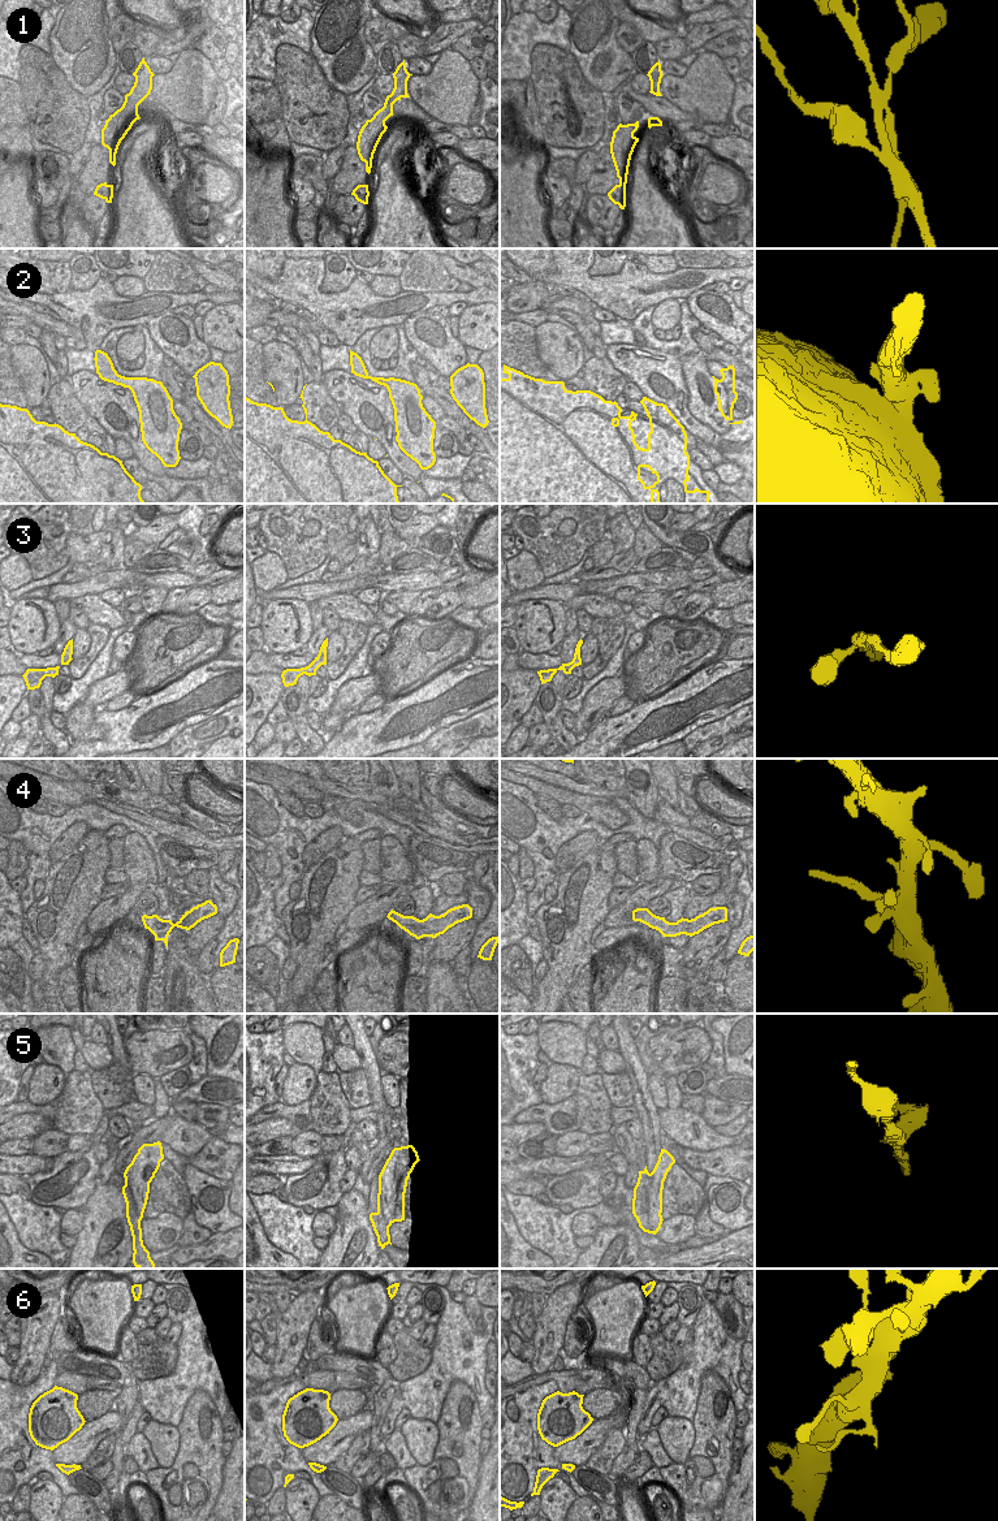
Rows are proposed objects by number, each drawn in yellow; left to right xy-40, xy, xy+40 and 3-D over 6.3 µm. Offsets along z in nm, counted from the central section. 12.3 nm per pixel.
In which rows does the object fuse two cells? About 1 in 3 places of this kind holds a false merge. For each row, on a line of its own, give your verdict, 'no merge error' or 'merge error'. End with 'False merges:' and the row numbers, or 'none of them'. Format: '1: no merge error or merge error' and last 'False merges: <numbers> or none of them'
1: merge error
2: merge error
3: no merge error
4: no merge error
5: merge error
6: no merge error
False merges: 1, 2, 5

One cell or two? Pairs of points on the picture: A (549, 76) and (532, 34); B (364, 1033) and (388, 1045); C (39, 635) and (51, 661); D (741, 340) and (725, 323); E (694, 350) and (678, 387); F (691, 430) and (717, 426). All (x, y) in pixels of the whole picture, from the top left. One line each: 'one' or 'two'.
A: two
B: two
C: two
D: two
E: two
F: two

